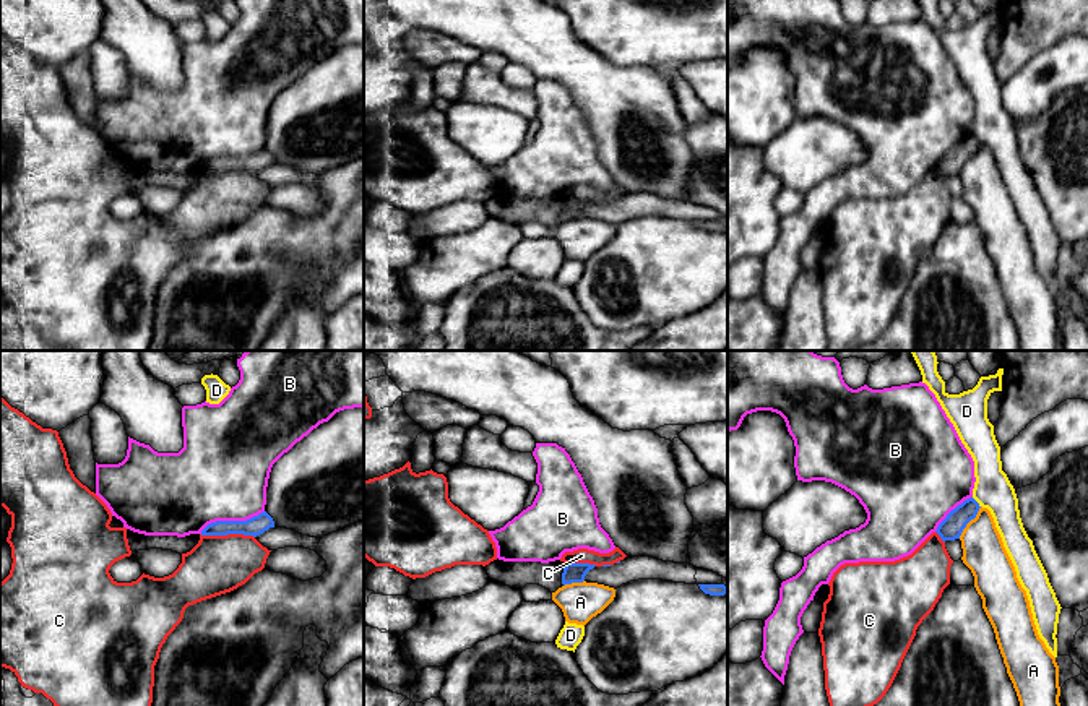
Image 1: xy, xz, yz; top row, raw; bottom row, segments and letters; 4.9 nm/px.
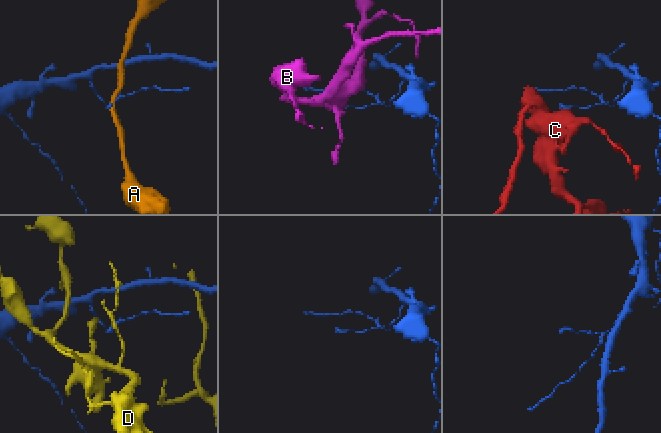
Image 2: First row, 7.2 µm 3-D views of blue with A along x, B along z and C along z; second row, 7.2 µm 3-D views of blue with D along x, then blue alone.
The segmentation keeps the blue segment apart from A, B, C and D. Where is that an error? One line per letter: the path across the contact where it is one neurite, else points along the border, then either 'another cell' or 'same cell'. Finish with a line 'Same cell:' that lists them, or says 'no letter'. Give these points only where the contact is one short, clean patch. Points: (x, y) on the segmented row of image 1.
A: another cell
B: border along xy (263, 510), (246, 520), (211, 521), (200, 533); another cell
C: border along xy (200, 534), (250, 534), (254, 538); another cell
D: another cell
Same cell: no letter

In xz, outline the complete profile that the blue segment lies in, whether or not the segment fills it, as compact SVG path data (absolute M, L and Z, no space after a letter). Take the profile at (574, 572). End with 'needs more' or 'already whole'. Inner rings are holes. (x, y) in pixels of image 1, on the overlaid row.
M565 563L563 573L562 573L562 584L572 584L572 583L583 583L585 576L589 570L593 570L596 565L589 563Z | already whole

